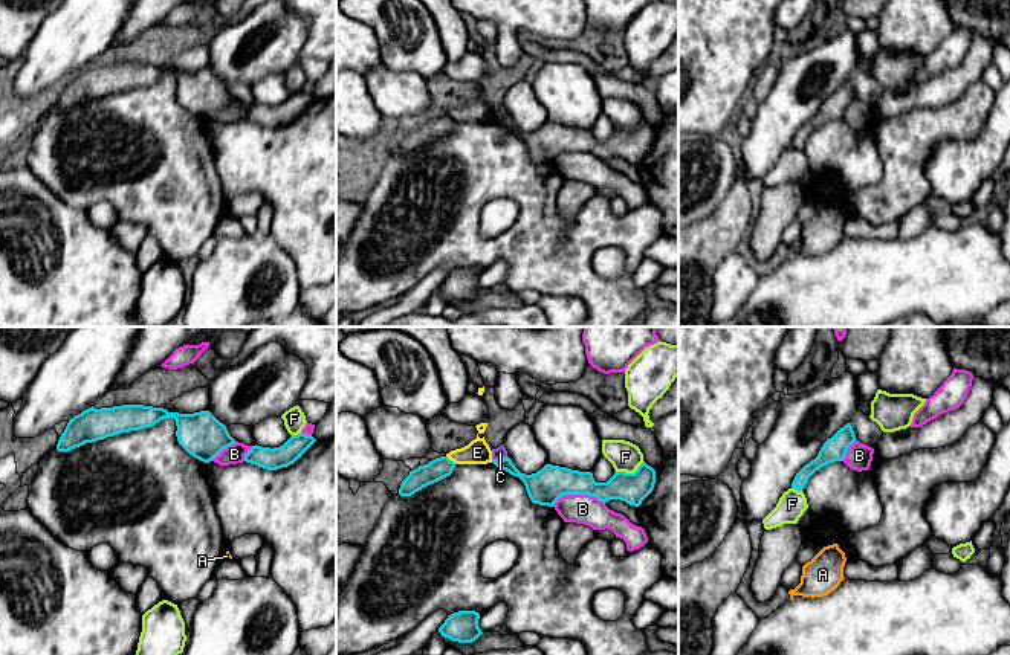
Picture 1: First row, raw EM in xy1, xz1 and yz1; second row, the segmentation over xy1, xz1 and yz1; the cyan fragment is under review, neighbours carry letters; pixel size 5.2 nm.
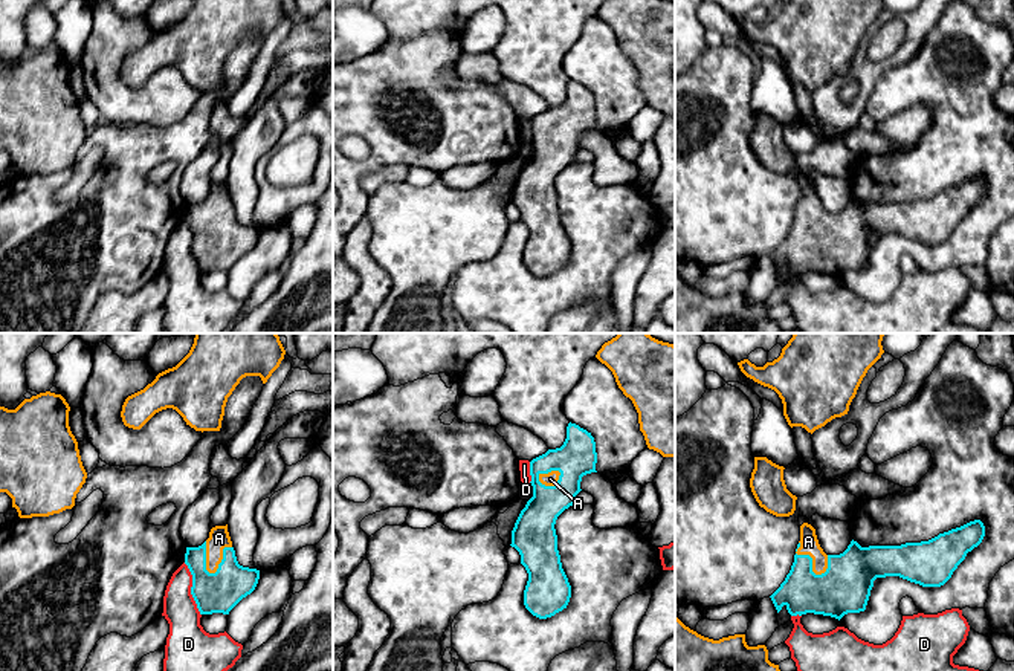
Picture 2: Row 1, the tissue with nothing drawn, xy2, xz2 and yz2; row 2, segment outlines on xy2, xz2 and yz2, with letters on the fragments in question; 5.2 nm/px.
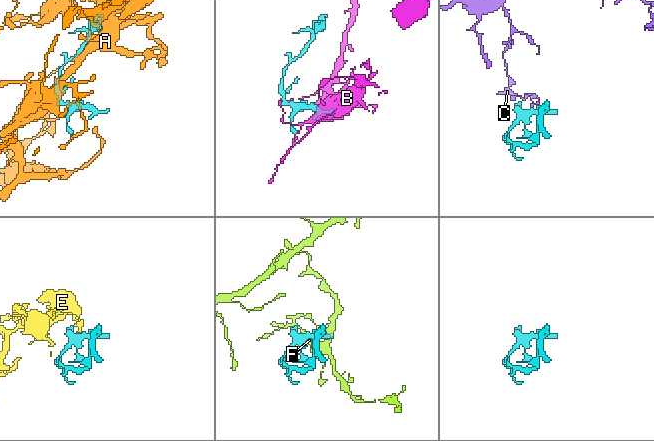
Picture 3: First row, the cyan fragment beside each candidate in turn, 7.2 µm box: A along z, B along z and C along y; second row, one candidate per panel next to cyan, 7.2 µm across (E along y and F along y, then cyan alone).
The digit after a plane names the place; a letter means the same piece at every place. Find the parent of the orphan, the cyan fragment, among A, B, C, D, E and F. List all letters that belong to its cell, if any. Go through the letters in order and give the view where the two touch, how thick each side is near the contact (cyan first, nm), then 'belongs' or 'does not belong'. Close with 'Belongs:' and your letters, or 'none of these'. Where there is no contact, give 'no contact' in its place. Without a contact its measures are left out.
A: meets cyan in xy2; 220 nm thick on the cyan side, 110 nm on the other; belongs
B: meets cyan in xz1; 190 nm thick on the cyan side, 160 nm on the other; does not belong
C: meets cyan in xz1; 140 nm thick on the cyan side, 70 nm on the other; does not belong
D: meets cyan in xy2; 220 nm thick on the cyan side, 190 nm on the other; does not belong
E: meets cyan in xz1; 120 nm thick on the cyan side, 130 nm on the other; does not belong
F: meets cyan in xz1; 160 nm thick on the cyan side, 160 nm on the other; does not belong
Belongs: A

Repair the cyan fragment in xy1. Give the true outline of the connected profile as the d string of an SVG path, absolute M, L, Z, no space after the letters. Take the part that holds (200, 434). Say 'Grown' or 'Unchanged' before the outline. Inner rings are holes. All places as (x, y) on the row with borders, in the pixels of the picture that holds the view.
Unchanged. M122 405L113 408L89 408L69 420L57 450L69 452L122 432L151 428L163 418L176 420L179 444L194 458L209 463L223 449L237 443L209 411L194 414L168 412L163 408Z

